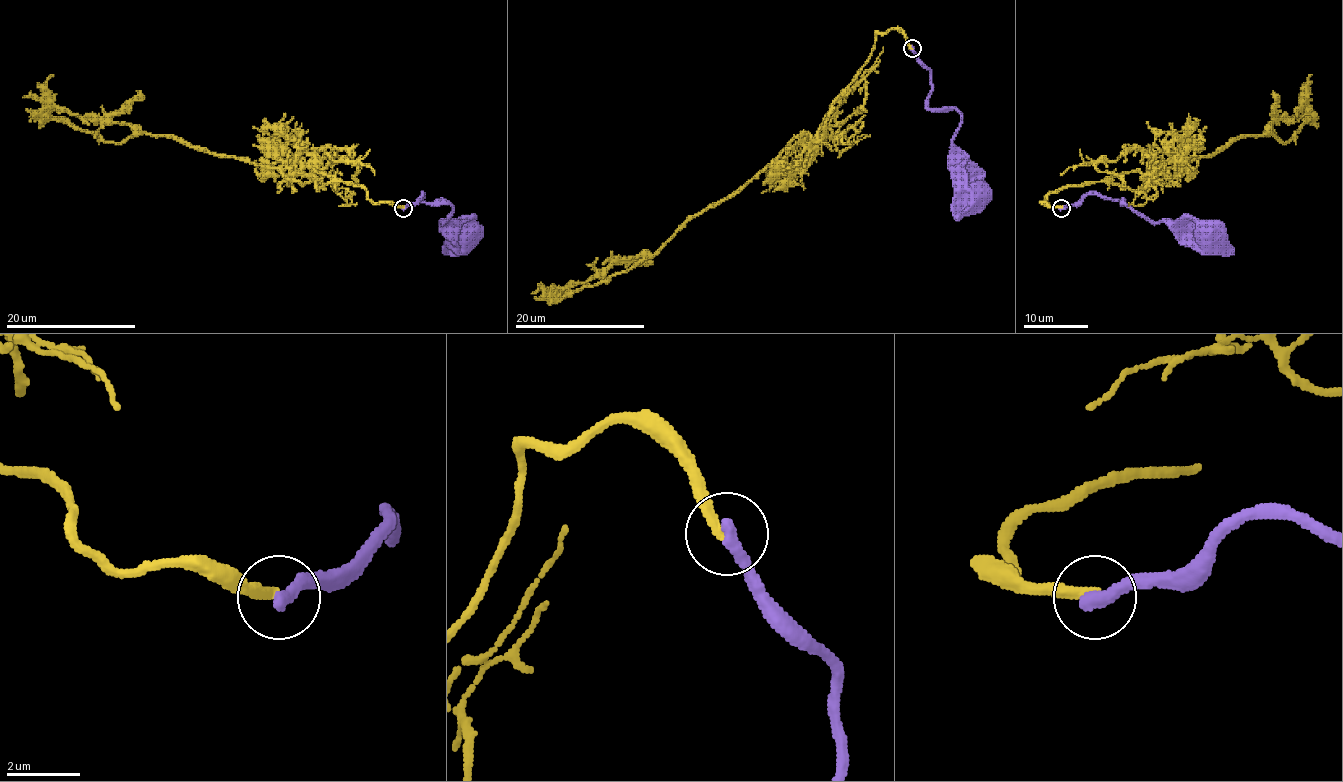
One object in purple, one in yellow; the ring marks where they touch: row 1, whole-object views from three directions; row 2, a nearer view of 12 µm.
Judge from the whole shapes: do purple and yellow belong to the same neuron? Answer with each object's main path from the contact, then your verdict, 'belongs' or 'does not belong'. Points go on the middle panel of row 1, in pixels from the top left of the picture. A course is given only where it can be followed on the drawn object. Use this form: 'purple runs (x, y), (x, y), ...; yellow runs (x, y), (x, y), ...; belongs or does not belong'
purple runs (912, 48), (931, 74), (928, 107), (957, 112), (961, 123), (951, 141), (952, 167), (980, 196), (977, 198); yellow runs (912, 48), (896, 29), (878, 32), (807, 144), (787, 146), (652, 254), (614, 259), (555, 293), (562, 298); does not belong

